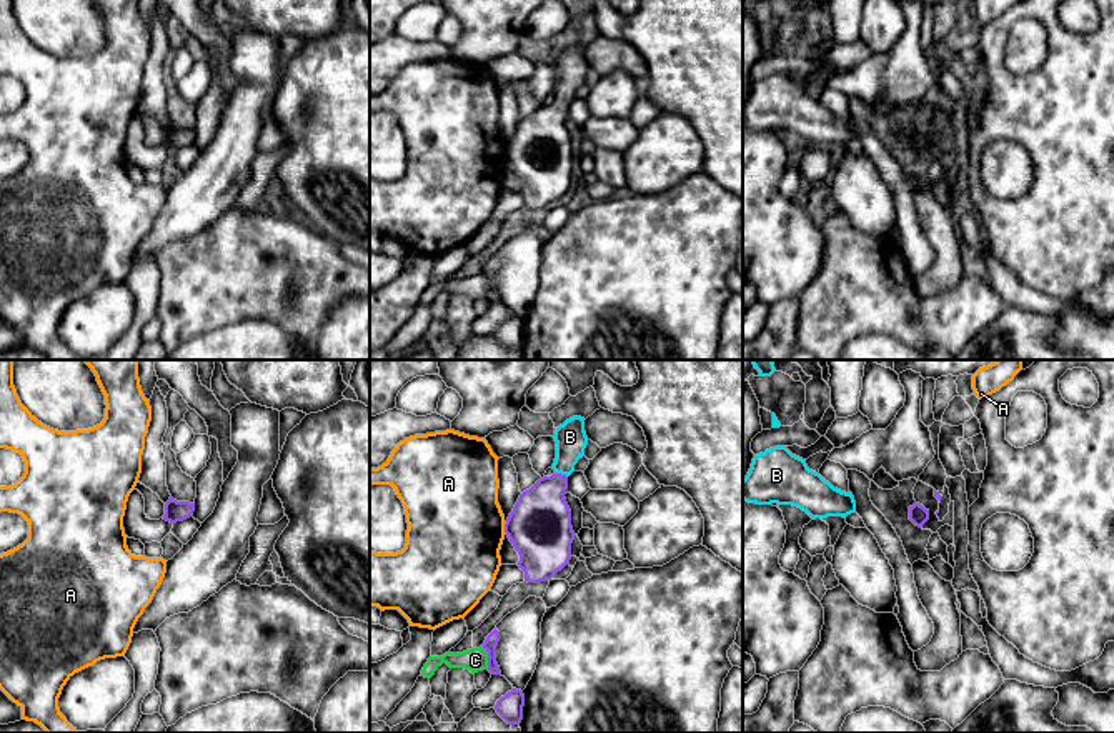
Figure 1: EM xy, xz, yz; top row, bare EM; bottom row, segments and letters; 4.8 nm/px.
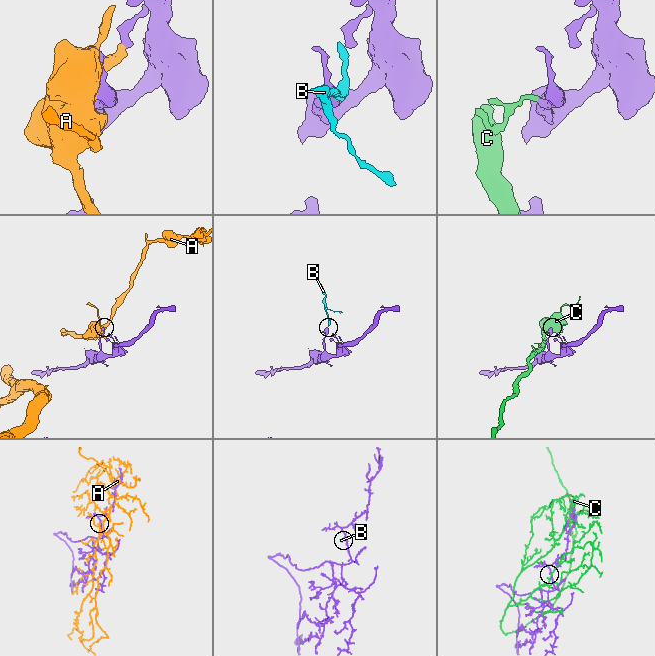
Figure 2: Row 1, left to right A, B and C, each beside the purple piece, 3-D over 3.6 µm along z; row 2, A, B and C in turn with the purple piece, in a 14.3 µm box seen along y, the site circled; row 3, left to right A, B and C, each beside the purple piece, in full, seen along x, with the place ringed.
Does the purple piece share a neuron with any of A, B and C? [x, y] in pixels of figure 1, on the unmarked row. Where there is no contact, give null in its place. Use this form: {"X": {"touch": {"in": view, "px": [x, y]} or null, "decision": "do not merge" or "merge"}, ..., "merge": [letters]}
{"A": {"touch": {"in": "xz", "px": [505, 155]}, "decision": "do not merge"}, "B": {"touch": {"in": "xz", "px": [560, 100]}, "decision": "merge"}, "C": {"touch": {"in": "xz", "px": [488, 285]}, "decision": "do not merge"}, "merge": ["B"]}

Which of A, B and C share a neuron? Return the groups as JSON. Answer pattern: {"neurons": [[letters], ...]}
{"neurons": [["A"], ["B"], ["C"]]}

